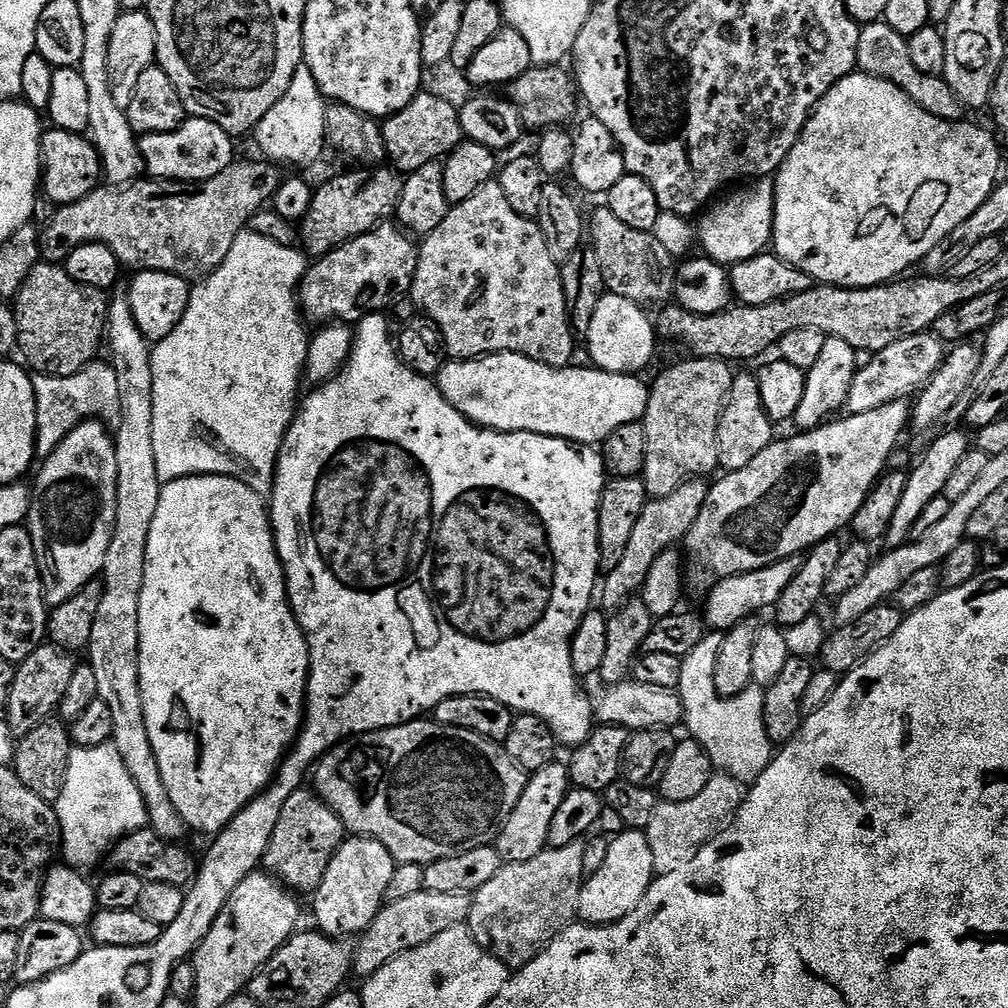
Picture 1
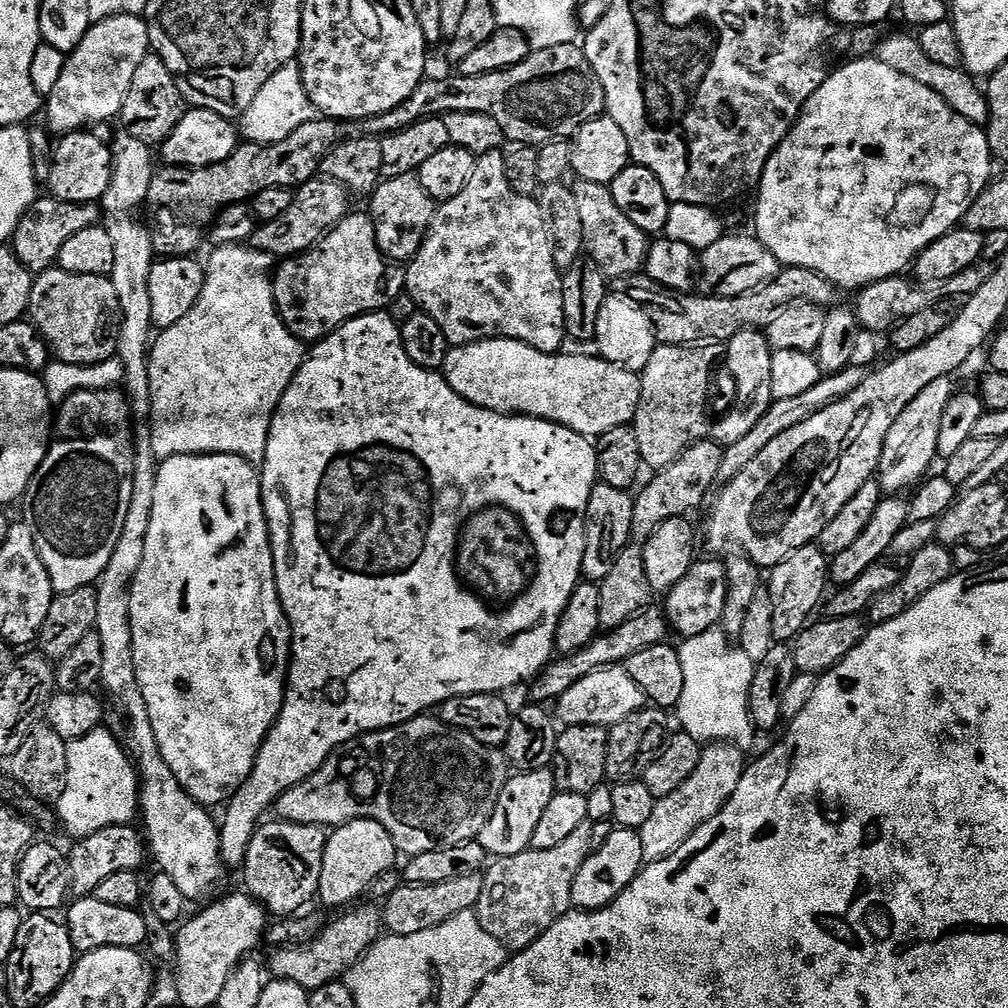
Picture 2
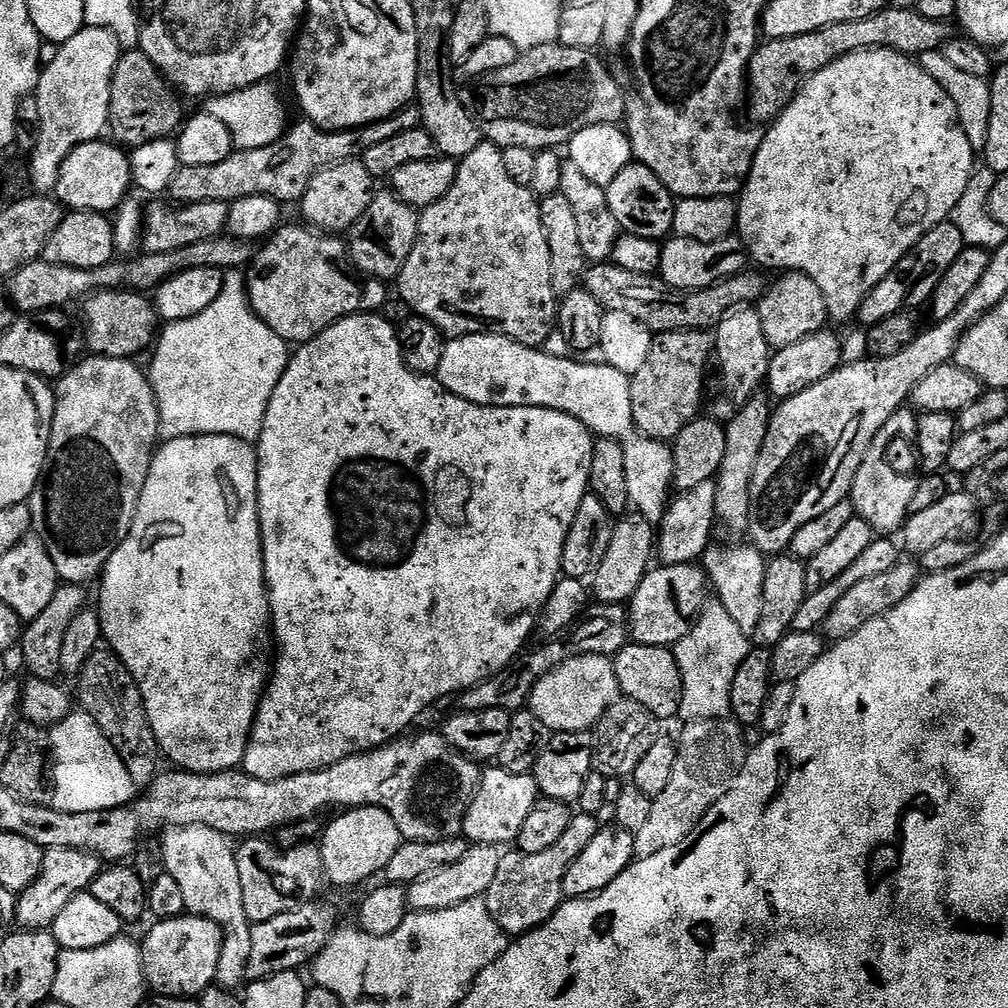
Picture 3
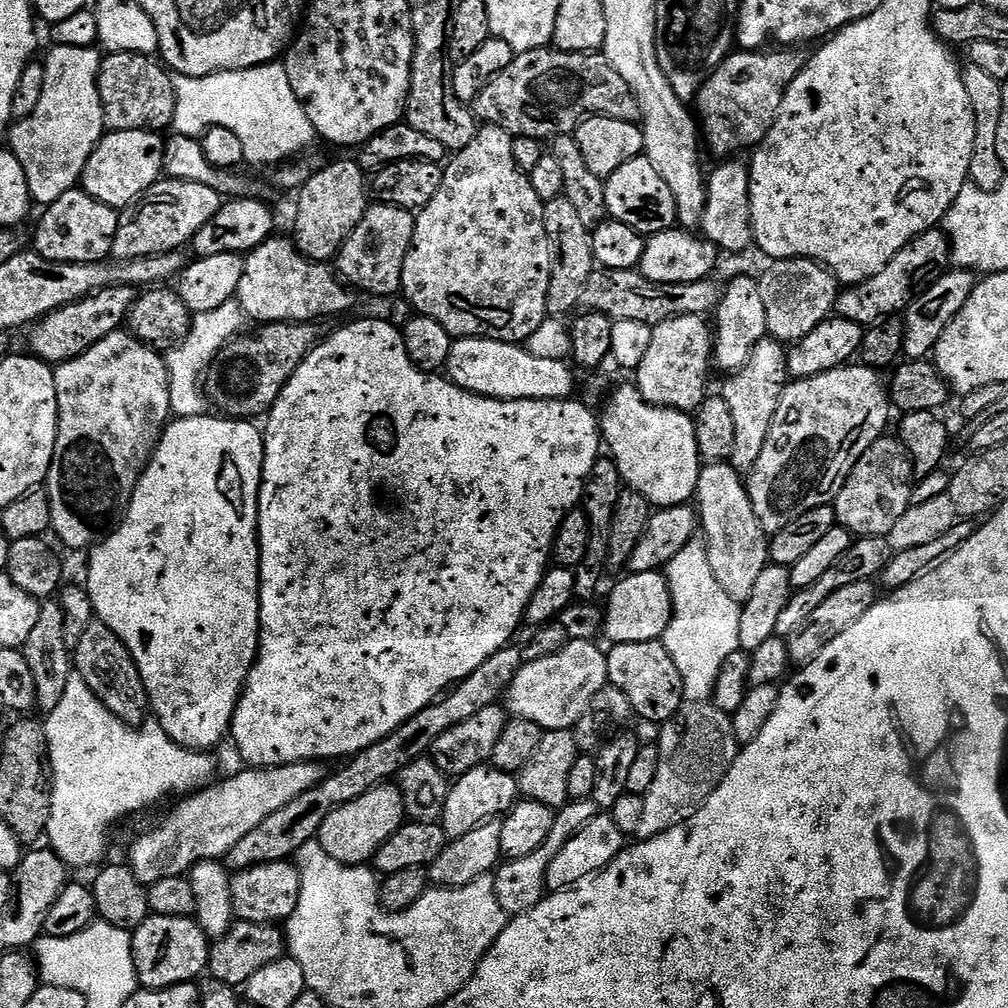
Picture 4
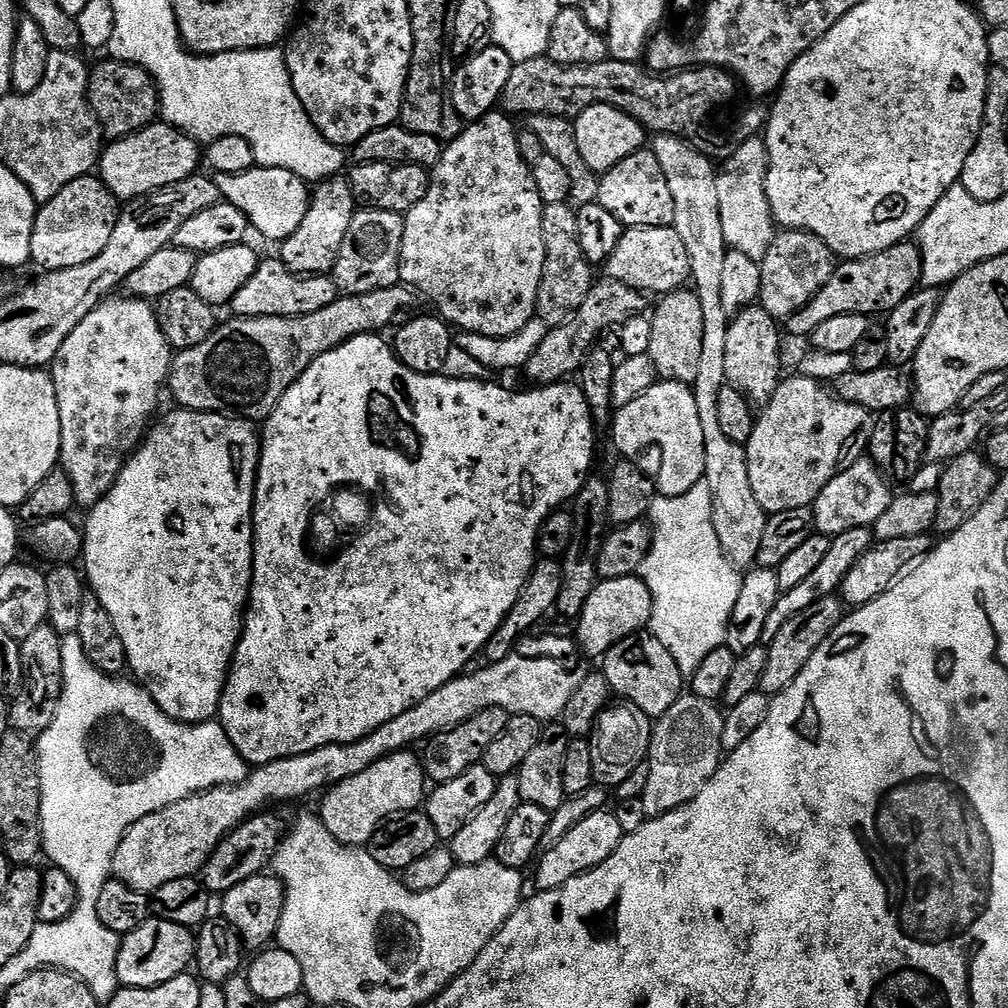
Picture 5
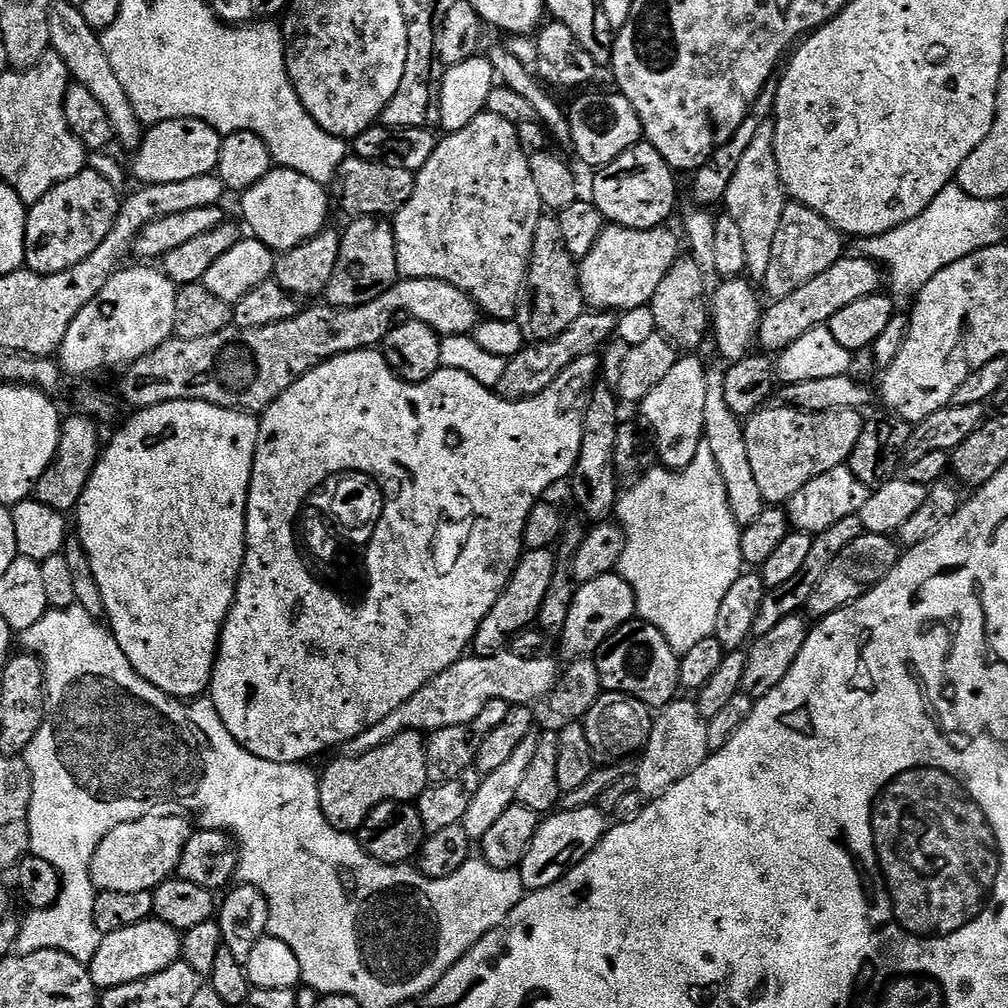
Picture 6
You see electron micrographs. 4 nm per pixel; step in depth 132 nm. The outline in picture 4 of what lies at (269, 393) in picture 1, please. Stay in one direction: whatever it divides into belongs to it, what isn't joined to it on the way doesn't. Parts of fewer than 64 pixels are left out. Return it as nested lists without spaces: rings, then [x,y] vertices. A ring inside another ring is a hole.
[[[231,299],[222,306],[218,306],[218,310],[195,313],[192,325],[188,328],[184,339],[167,349],[170,406],[173,417],[205,415],[206,393],[203,379],[212,365],[212,359],[224,349],[228,341],[235,340],[241,335],[243,328],[240,327],[243,324],[246,324],[244,311],[240,309],[235,299]]]

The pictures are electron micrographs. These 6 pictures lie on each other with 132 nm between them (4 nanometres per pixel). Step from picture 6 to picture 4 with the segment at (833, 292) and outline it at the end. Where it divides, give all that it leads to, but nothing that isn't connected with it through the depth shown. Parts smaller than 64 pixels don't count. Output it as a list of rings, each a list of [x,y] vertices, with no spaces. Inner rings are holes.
[[[937,226],[918,234],[906,247],[898,250],[874,278],[845,287],[836,297],[835,315],[861,326],[876,324],[888,316],[900,316],[918,294],[922,294],[940,276],[949,271],[952,251],[943,227]]]

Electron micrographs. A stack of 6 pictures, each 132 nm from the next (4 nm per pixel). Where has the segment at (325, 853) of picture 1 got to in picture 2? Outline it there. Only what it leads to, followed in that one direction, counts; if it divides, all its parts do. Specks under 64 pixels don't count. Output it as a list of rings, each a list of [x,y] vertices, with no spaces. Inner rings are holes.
[[[279,818],[270,820],[261,823],[254,838],[250,838],[242,865],[243,887],[247,895],[263,904],[271,915],[273,912],[276,918],[288,918],[317,899],[329,833],[319,824],[295,824]]]

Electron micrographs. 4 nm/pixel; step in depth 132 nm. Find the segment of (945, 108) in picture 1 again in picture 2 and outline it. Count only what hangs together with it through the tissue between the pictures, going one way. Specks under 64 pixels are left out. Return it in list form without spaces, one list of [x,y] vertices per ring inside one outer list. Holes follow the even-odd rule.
[[[907,31],[904,32],[898,32],[894,36],[885,35],[875,50],[875,59],[880,60],[890,70],[906,74],[906,78],[912,78],[914,82],[920,82],[922,86],[928,86],[930,90],[937,92],[955,112],[962,114],[962,118],[966,118],[970,123],[987,125],[988,97],[985,89],[981,85],[979,88],[976,85],[979,83],[969,76],[963,67],[951,68],[930,62],[930,58],[926,58],[926,54],[920,46],[919,39]],[[907,34],[912,36],[907,36]]]

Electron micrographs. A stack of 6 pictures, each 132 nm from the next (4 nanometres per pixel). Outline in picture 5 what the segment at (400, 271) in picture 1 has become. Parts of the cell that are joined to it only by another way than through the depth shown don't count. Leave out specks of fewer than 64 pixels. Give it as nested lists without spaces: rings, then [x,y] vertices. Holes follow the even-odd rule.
[[[279,258],[261,259],[258,270],[254,270],[254,278],[234,294],[230,305],[231,315],[236,318],[262,318],[263,316],[301,316],[314,314],[314,310],[322,310],[322,306],[330,306],[338,293],[331,275],[299,276],[294,274]]]

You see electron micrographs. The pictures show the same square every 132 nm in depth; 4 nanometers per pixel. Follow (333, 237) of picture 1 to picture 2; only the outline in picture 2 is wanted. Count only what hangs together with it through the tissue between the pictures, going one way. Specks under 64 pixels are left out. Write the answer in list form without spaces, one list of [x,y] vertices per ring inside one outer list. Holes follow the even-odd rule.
[[[317,178],[301,184],[295,189],[290,207],[280,217],[263,221],[257,227],[250,241],[251,247],[273,258],[301,256],[316,247],[319,240],[330,230],[334,230],[334,226],[338,226],[338,222],[342,222],[342,218],[348,215],[348,199],[348,189],[327,178]]]

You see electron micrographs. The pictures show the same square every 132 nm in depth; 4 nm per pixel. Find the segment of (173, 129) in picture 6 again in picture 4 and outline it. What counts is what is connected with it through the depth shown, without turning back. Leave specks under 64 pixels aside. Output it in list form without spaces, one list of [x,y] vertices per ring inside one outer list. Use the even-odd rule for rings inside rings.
[[[146,128],[138,130],[105,131],[104,137],[96,143],[94,154],[86,162],[80,184],[98,202],[123,210],[133,200],[140,199],[166,172],[166,140],[161,133]]]

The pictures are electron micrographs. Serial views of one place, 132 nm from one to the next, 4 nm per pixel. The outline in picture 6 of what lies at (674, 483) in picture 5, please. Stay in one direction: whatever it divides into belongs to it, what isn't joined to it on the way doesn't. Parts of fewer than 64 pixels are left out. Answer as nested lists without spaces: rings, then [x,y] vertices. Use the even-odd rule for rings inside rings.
[[[696,354],[681,355],[674,370],[670,370],[670,374],[666,374],[666,378],[662,378],[642,402],[644,420],[656,435],[656,444],[660,447],[658,460],[665,468],[688,468],[690,462],[694,462],[694,454],[698,454],[698,446],[704,440],[707,377],[708,368]]]

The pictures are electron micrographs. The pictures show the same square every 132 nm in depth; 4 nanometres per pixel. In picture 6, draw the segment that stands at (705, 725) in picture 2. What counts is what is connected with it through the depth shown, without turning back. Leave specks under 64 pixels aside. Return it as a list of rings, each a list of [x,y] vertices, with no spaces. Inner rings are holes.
[[[702,442],[698,446],[698,454],[694,454],[694,462],[690,462],[688,468],[673,470],[663,466],[653,466],[635,481],[633,488],[628,488],[619,493],[615,515],[618,517],[618,523],[624,530],[626,538],[626,550],[620,559],[618,575],[626,581],[634,590],[636,595],[636,611],[639,619],[645,620],[650,626],[657,628],[670,642],[670,646],[678,654],[691,650],[697,642],[702,642],[706,638],[715,636],[716,623],[718,622],[718,609],[722,606],[722,598],[726,598],[726,590],[734,586],[734,582],[740,577],[742,569],[745,567],[742,558],[742,546],[740,545],[741,525],[736,523],[734,514],[730,510],[730,502],[726,494],[726,482],[722,480],[722,470],[718,470],[718,461],[714,458],[714,453],[710,450],[707,442]]]

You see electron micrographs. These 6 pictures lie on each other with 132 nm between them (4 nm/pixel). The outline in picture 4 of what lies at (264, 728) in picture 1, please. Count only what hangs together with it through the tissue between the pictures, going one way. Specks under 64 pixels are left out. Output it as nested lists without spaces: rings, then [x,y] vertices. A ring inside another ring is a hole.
[[[223,415],[181,416],[173,419],[160,436],[152,451],[152,459],[144,465],[138,486],[123,520],[115,532],[108,533],[95,548],[91,549],[88,560],[88,581],[86,587],[92,600],[95,619],[101,620],[130,650],[138,670],[142,674],[144,689],[148,695],[151,711],[160,729],[178,746],[194,752],[208,752],[220,739],[229,735],[236,704],[250,670],[256,664],[260,652],[260,527],[258,506],[260,505],[260,479],[264,469],[264,433],[255,428],[248,418],[225,418]]]

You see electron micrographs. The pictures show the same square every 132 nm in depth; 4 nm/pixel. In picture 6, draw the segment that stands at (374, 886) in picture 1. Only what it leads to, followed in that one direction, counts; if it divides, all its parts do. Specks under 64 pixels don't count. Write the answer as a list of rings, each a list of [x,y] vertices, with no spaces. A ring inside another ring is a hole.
[[[403,732],[402,734],[398,734],[390,742],[378,746],[378,750],[370,750],[361,756],[350,756],[347,754],[341,756],[341,760],[334,761],[325,772],[321,771],[319,773],[320,809],[322,810],[322,814],[326,814],[326,822],[330,822],[330,826],[334,826],[340,832],[347,832],[349,834],[359,833],[360,829],[369,823],[368,815],[370,815],[379,804],[389,803],[388,805],[391,805],[393,802],[414,802],[421,794],[423,794],[425,788],[429,787],[428,775],[426,774],[426,740],[419,732]]]

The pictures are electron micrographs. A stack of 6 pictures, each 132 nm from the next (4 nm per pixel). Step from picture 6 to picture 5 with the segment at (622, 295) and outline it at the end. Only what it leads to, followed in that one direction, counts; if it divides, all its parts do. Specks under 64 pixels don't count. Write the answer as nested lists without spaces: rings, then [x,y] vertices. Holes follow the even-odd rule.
[[[658,226],[625,228],[614,254],[610,254],[606,271],[607,279],[626,282],[626,286],[637,288],[645,294],[674,292],[677,288],[685,287],[692,274],[686,245],[682,238],[678,238],[676,229]]]

